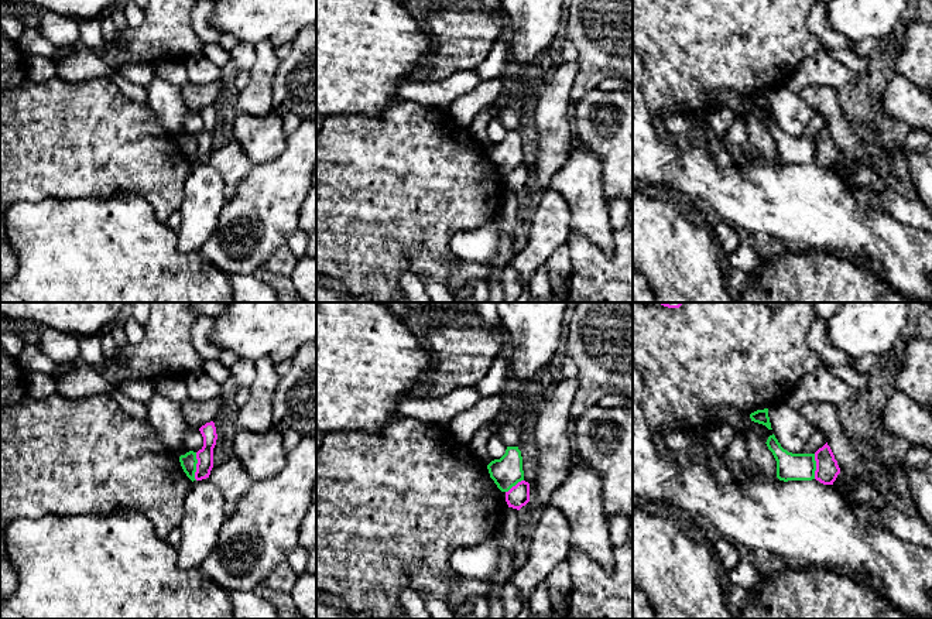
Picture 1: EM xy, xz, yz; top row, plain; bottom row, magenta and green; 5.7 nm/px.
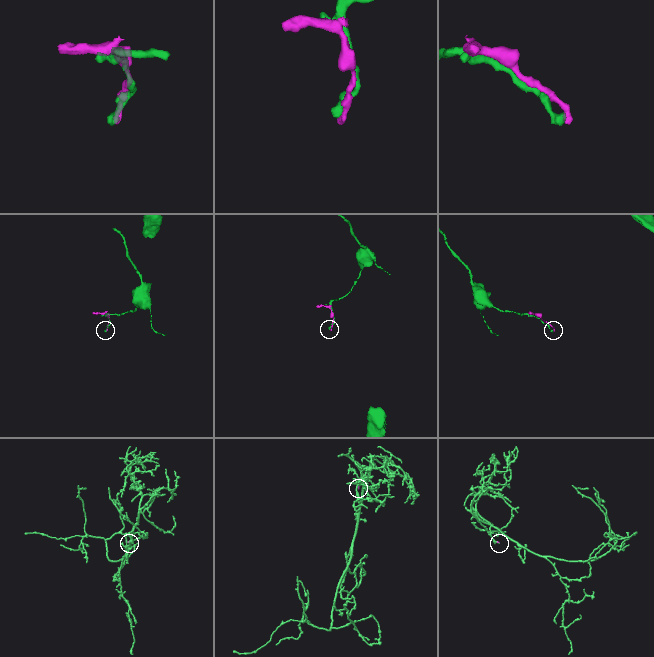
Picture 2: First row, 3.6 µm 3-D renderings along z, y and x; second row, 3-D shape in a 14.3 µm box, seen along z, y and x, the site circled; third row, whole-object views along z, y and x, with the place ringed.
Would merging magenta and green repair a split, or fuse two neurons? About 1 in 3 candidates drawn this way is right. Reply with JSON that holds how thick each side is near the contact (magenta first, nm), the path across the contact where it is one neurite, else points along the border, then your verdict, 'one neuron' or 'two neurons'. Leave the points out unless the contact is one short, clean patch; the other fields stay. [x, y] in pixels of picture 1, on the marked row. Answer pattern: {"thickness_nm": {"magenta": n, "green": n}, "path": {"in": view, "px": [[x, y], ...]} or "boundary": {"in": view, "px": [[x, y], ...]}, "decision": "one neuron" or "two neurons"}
{"thickness_nm": {"magenta": 100, "green": 90}, "decision": "two neurons"}

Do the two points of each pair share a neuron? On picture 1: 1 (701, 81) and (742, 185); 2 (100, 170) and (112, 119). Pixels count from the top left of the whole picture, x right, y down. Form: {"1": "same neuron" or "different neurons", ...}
{"1": "different neurons", "2": "same neuron"}

